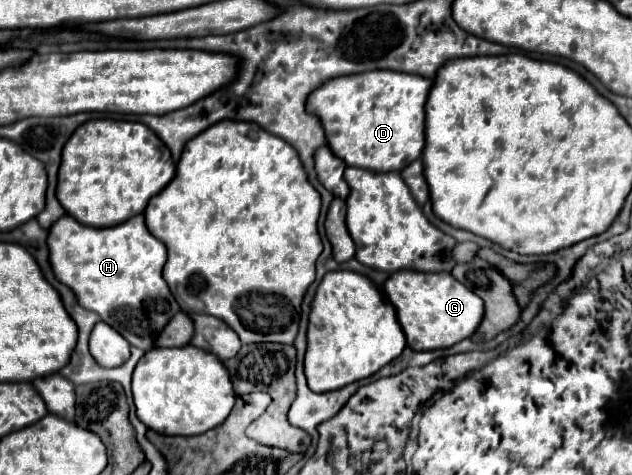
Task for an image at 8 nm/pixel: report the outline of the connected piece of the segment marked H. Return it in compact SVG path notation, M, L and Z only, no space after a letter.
M65 214L49 228L47 246L55 278L73 290L79 306L97 312L131 346L151 350L161 328L179 312L161 274L167 250L149 234L141 214L111 228L83 226Z

